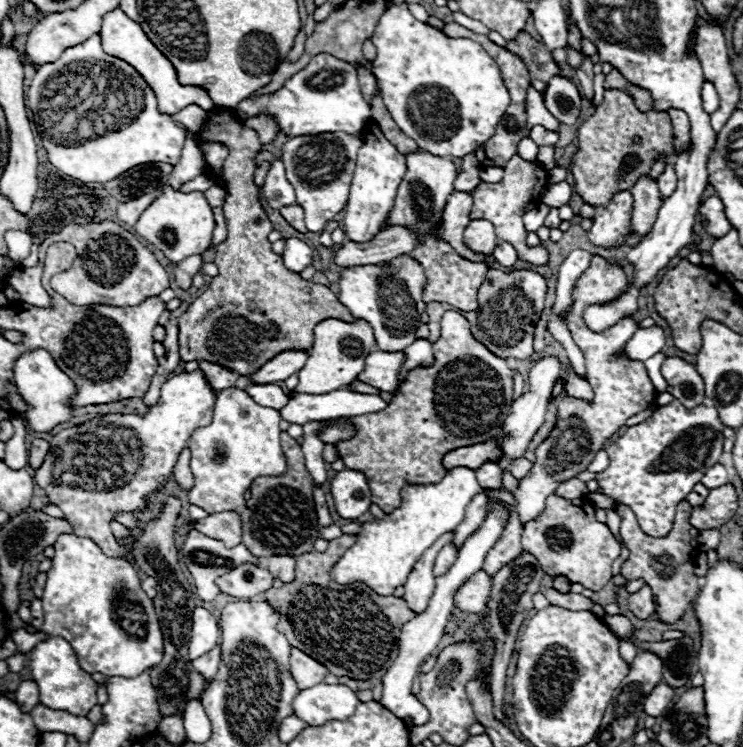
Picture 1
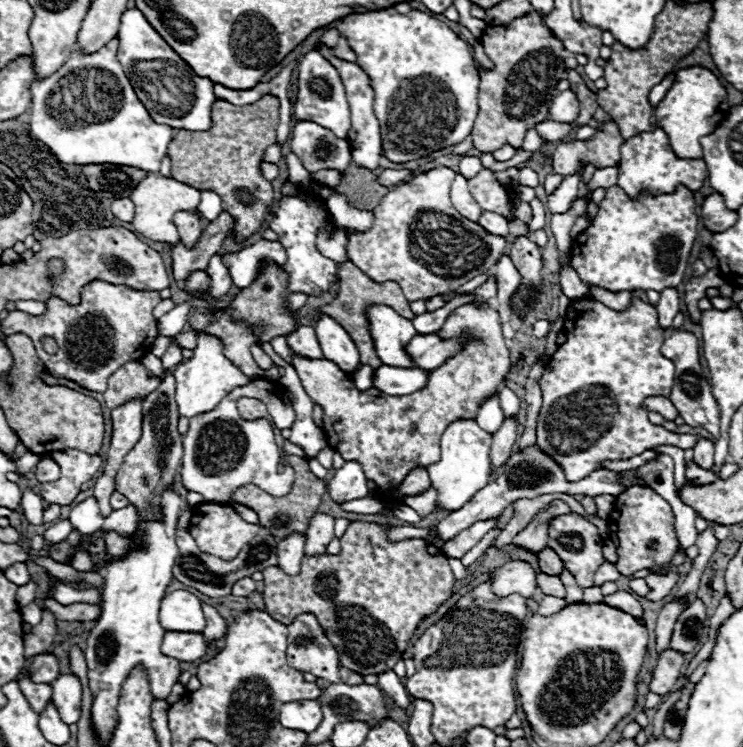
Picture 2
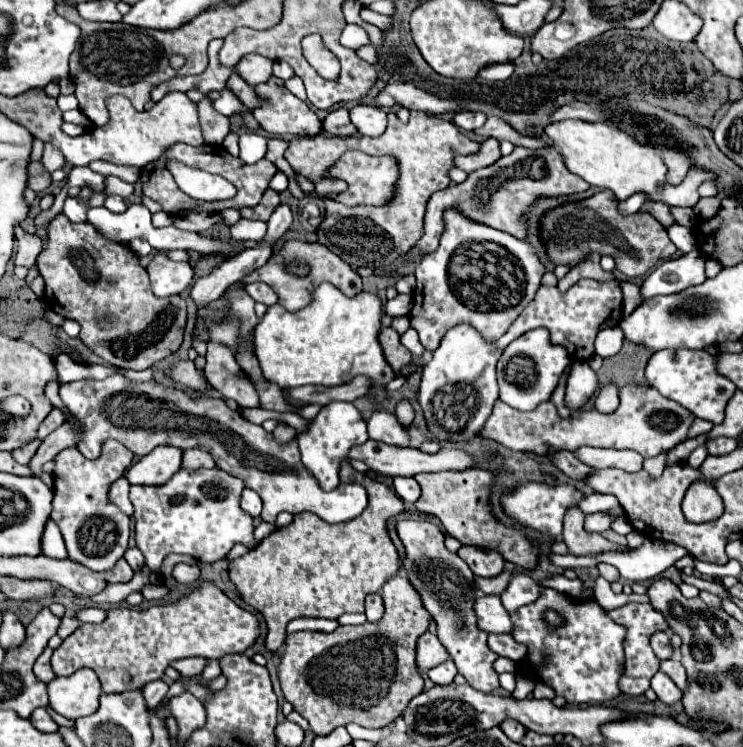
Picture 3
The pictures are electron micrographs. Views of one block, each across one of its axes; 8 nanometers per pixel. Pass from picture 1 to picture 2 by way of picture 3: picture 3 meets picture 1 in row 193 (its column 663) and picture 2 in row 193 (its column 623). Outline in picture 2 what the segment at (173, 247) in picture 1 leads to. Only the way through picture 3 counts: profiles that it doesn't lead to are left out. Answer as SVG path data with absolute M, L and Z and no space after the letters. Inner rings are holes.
M148 172L146 178L140 184L136 184L134 192L130 194L130 200L136 206L136 216L132 220L136 232L146 236L146 238L150 238L150 240L174 244L174 242L178 242L178 230L176 230L176 226L172 222L172 216L178 210L192 210L192 208L196 208L198 202L200 202L200 192L196 188L184 184L184 182L174 180L174 178L166 178L166 176Z

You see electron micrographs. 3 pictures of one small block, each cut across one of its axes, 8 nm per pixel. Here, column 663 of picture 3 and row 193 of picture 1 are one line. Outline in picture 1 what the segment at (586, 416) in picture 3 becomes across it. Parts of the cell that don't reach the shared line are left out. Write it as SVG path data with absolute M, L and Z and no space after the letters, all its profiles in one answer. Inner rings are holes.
M424 150L408 154L406 164L408 164L408 170L394 196L394 206L388 212L388 222L382 224L380 232L390 230L394 226L404 226L410 232L414 232L414 236L420 240L420 244L412 252L408 252L408 256L414 256L414 260L418 260L418 264L426 272L426 284L424 284L424 292L422 292L422 300L426 300L426 304L428 302L446 302L446 304L452 304L466 312L476 310L478 308L476 294L486 276L488 266L480 264L480 262L476 264L476 262L464 260L438 234L438 230L440 230L438 226L442 220L446 200L454 194L454 180L458 176L458 170L452 160L432 156L430 152L424 152Z

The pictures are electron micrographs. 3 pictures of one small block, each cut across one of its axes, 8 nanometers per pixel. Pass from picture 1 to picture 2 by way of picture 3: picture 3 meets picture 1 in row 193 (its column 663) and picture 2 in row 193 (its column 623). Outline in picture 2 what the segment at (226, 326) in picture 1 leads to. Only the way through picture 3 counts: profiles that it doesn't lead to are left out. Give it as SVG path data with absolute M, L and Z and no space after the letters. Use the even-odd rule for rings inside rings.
M266 94L258 102L246 106L216 100L212 108L212 128L206 132L178 130L168 148L172 176L198 188L200 192L216 192L222 198L222 210L236 220L236 238L246 238L256 232L274 204L272 184L262 176L260 164L266 148L276 144L278 110L280 100L272 94Z

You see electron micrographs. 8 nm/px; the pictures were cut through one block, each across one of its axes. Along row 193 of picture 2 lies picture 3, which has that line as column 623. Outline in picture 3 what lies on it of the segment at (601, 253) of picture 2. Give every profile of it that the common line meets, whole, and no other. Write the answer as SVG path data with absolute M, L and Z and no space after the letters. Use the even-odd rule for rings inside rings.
M636 602L620 606L616 610L610 610L610 618L614 622L626 626L626 630L628 630L628 634L624 638L624 652L626 652L624 660L626 662L624 662L624 674L620 676L620 690L630 696L640 696L650 688L650 680L658 672L658 664L660 664L660 660L654 656L654 652L650 648L650 636L656 630L666 630L668 628L666 620L650 604L636 604Z

